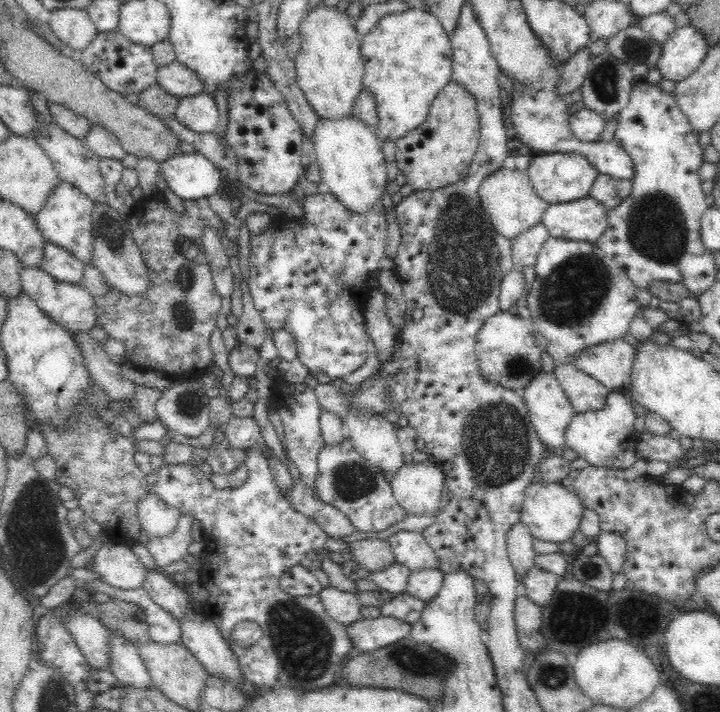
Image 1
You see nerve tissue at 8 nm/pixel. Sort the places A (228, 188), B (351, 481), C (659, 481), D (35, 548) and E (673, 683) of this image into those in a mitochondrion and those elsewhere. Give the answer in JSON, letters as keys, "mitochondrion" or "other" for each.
{"A":"other","B":"mitochondrion","C":"other","D":"mitochondrion","E":"other"}

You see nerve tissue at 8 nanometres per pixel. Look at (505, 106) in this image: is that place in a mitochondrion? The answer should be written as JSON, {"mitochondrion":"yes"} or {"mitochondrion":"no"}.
{"mitochondrion":"no"}

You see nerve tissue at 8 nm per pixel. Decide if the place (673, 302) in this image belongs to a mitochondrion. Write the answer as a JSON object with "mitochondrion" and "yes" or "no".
{"mitochondrion":"no"}

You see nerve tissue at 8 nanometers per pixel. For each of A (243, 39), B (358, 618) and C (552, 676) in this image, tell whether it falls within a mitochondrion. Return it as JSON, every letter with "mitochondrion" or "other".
{"A":"other","B":"other","C":"mitochondrion"}

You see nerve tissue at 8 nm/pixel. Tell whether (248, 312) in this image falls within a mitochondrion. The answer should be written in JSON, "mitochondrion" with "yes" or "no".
{"mitochondrion":"no"}

